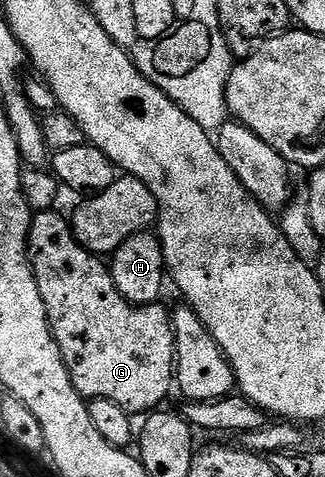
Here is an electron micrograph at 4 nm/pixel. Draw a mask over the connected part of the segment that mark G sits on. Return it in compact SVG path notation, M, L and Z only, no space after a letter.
M57 210L48 212L38 212L34 215L31 226L29 227L29 265L33 268L33 273L37 279L39 286L39 294L43 298L43 306L47 310L47 318L49 319L49 329L53 331L55 342L61 351L63 362L67 366L67 370L71 374L71 382L75 386L75 390L81 396L84 396L86 401L98 400L99 398L107 398L111 402L123 406L123 410L130 414L148 414L154 410L160 409L161 404L169 396L169 391L172 393L175 388L175 350L173 349L173 326L171 323L171 312L167 307L164 308L164 303L156 304L129 304L119 294L119 290L113 281L113 274L108 263L105 264L100 255L91 253L78 242L73 236L73 229L70 221L65 220L57 213Z

